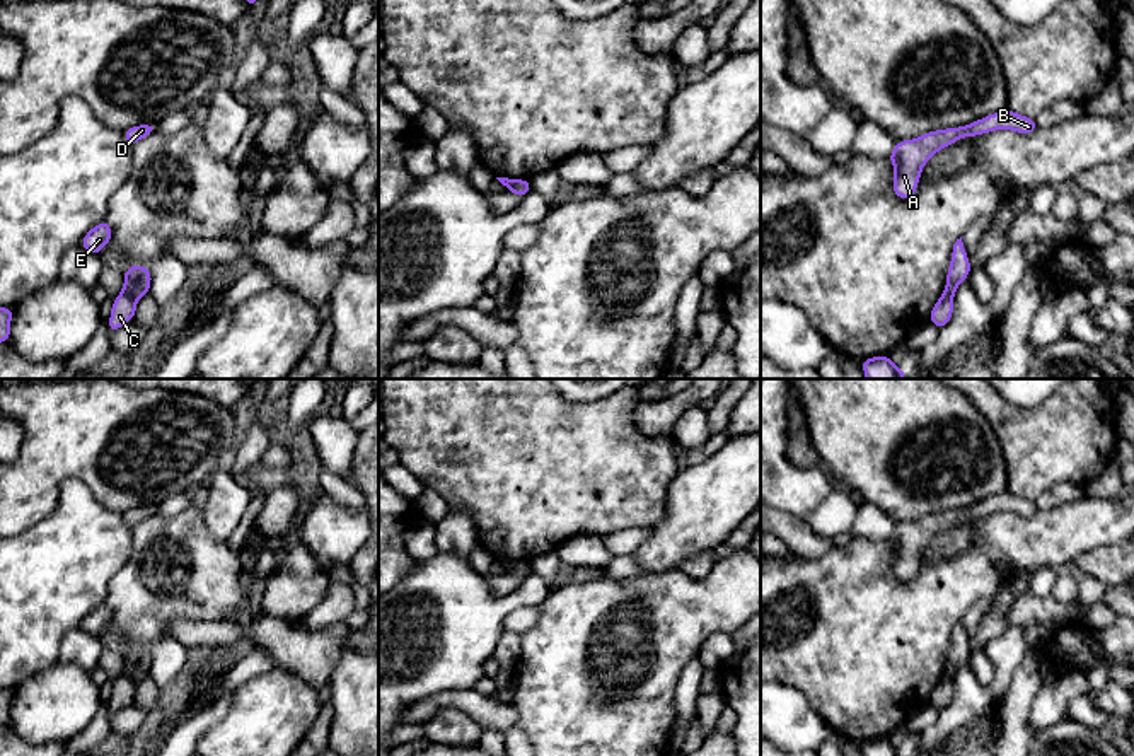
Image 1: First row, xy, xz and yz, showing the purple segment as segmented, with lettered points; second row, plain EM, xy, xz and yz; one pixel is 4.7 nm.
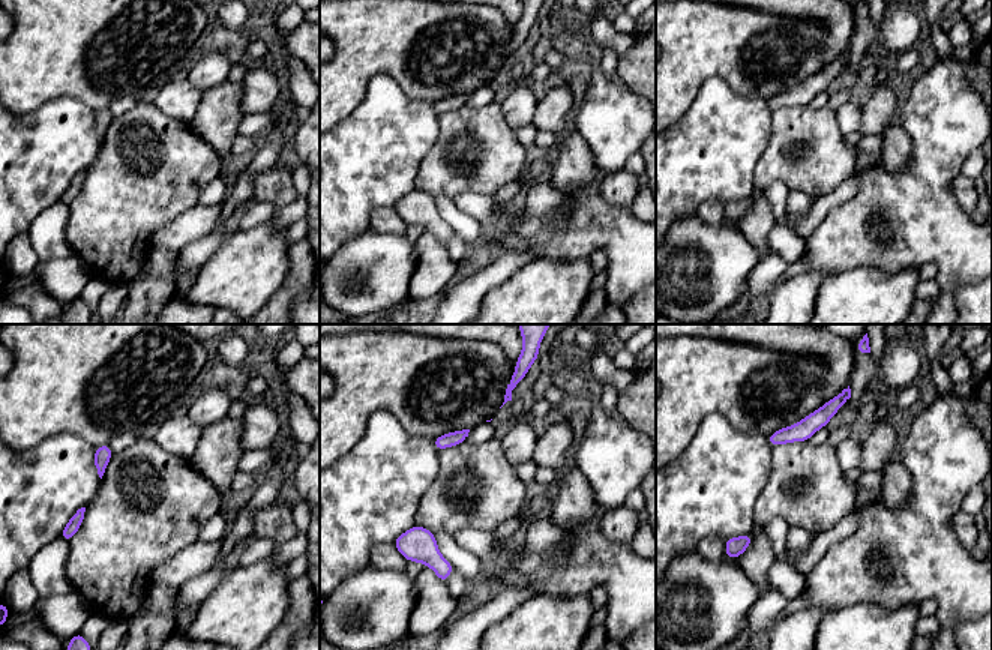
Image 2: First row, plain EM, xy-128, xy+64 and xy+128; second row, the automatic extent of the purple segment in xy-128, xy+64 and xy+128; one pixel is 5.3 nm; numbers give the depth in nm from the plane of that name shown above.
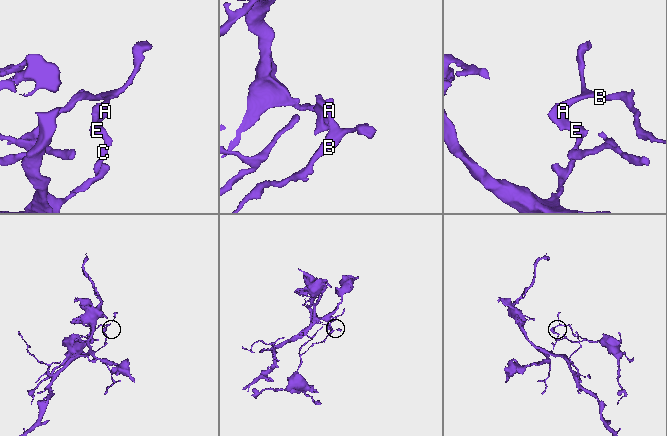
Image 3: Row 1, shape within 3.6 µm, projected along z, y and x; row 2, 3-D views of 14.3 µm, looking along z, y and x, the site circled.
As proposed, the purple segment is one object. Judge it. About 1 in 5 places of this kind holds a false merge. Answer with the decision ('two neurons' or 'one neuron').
two neurons

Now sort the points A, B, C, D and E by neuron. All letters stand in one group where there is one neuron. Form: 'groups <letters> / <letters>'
groups A B D E / C

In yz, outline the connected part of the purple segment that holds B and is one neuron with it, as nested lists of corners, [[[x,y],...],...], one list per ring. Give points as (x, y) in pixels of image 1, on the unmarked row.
[[[1003,491],[970,507],[934,512],[914,522],[899,522],[892,536],[887,539],[895,550],[892,572],[897,580],[911,582],[916,577],[924,546],[938,532],[963,519],[979,519],[994,512],[1013,512],[1021,517],[1032,517],[1037,510],[1039,507],[1033,500],[1021,498],[1011,491]]]

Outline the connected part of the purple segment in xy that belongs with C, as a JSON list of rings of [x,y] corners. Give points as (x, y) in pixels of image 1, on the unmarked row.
[[[121,674],[116,677],[107,705],[107,713],[114,715],[126,705],[130,705],[136,696],[136,681],[128,674]]]

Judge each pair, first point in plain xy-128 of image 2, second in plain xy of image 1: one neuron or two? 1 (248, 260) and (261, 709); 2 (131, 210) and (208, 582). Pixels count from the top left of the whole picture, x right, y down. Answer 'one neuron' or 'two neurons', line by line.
1: one neuron
2: one neuron

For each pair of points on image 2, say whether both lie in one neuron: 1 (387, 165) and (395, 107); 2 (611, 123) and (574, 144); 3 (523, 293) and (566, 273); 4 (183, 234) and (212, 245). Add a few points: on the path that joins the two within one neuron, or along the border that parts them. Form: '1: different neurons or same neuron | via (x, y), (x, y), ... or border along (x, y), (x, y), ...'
1: same neuron | via (387, 150), (387, 122)
2: different neurons | border along (575, 128), (592, 152), (596, 171)
3: same neuron | via (533, 293), (547, 293), (556, 284)
4: different neurons | border along (210, 231), (194, 239), (180, 252), (174, 266)

